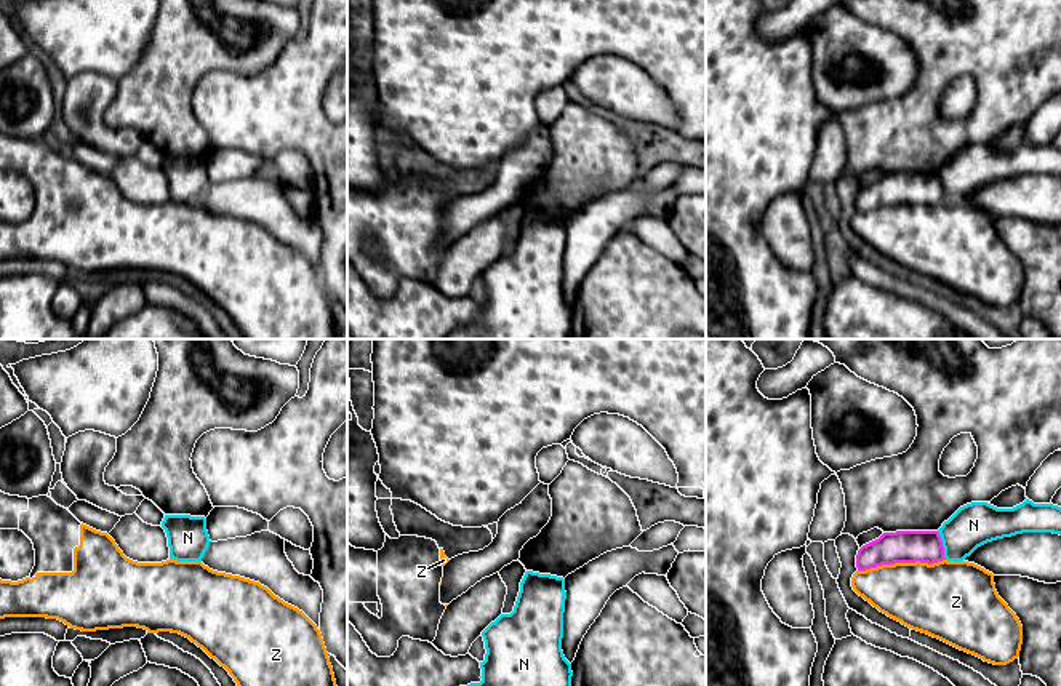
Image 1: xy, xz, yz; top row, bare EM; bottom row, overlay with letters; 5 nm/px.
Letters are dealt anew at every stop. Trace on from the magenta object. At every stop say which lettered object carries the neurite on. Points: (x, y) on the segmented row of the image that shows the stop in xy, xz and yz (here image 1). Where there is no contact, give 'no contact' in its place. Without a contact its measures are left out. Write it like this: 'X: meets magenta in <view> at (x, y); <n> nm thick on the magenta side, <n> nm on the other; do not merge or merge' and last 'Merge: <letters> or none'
N: meets magenta in yz at (941, 546); 160 nm thick on the magenta side, 220 nm on the other; do not merge
Z: meets magenta in yz at (901, 562); 160 nm thick on the magenta side, 360 nm on the other; do not merge
Merge: none

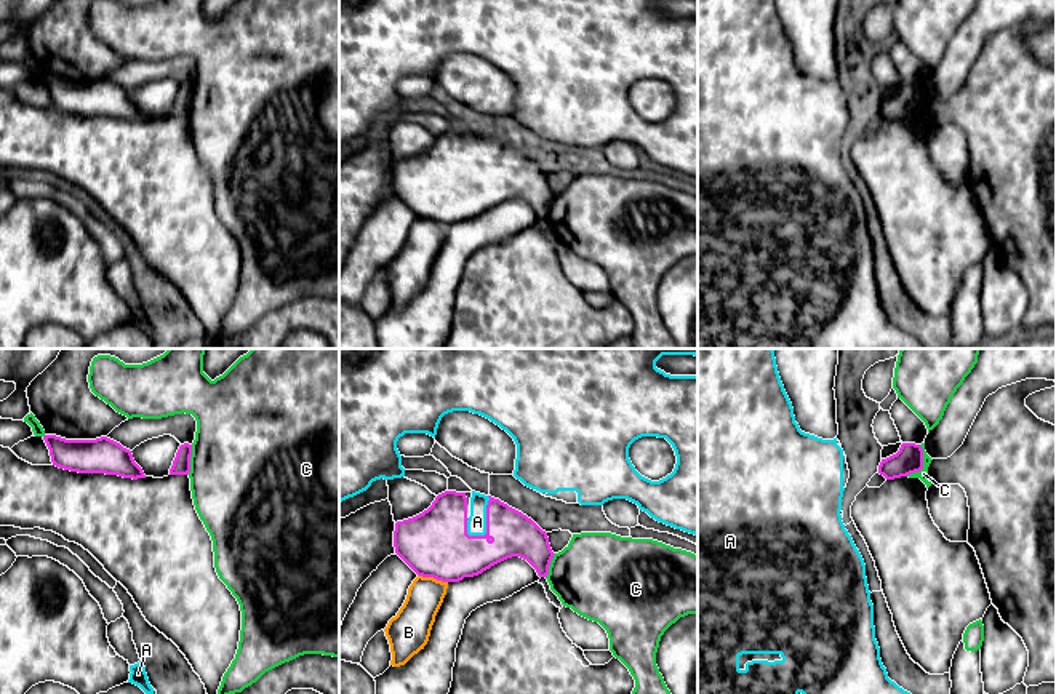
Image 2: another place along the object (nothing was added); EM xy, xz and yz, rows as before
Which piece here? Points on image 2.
A: meets magenta in xz at (487, 523); 280 nm thick on the magenta side, 100 nm on the other; merge
B: meets magenta in xz at (432, 576); 340 nm thick on the magenta side, 190 nm on the other; do not merge
C: meets magenta in yz at (922, 464); 140 nm thick on the magenta side, 50 nm on the other; do not merge
Merge: A

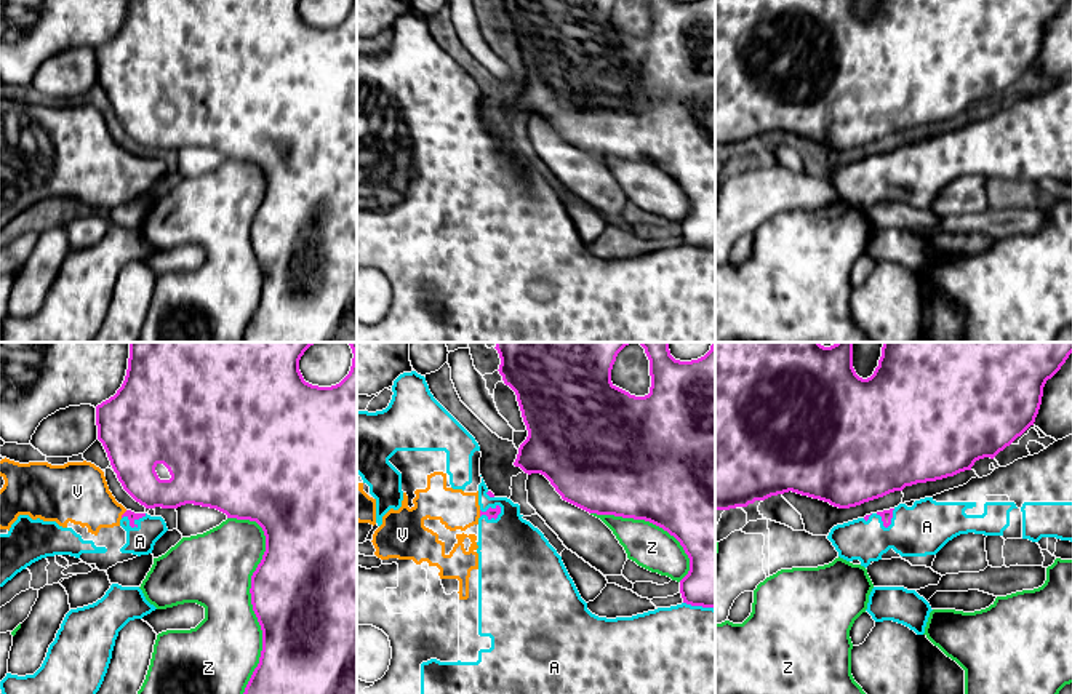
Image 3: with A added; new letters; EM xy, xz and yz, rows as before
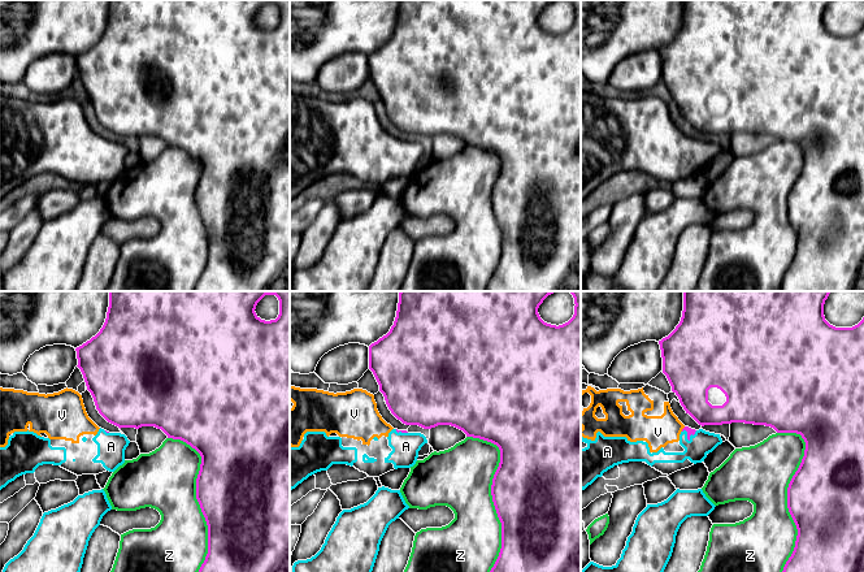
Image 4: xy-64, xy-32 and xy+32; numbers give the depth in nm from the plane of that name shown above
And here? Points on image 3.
A: meets magenta in xz at (490, 507); 50 nm thick on the magenta side, 340 nm on the other; do not merge
V: meets magenta in xy at (124, 514); 50 nm thick on the magenta side, 300 nm on the other; do not merge
Z: meets magenta in xy at (250, 592); 500 nm thick on the magenta side, 380 nm on the other; do not merge
Merge: none

